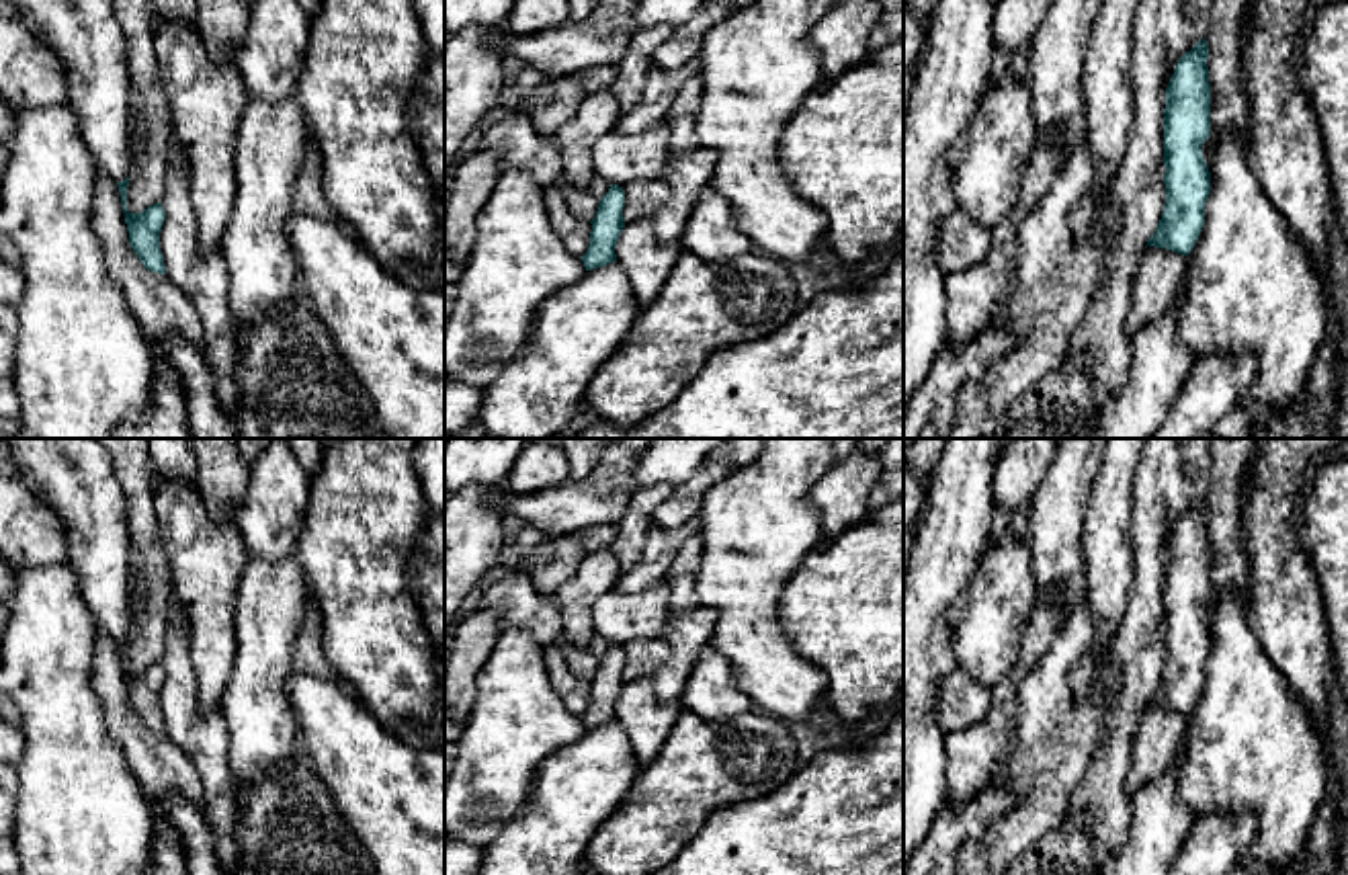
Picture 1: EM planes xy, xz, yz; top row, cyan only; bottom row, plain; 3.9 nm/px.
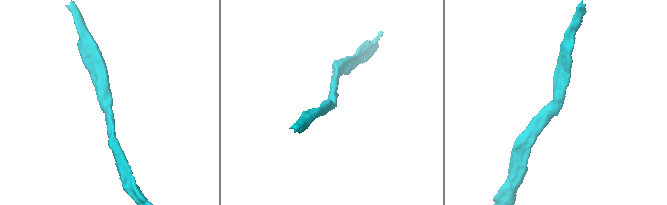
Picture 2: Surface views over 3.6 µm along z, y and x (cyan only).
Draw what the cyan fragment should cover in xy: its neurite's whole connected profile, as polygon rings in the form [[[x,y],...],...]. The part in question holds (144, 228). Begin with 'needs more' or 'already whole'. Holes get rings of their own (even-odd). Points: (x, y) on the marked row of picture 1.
already whole; [[[129,176],[123,182],[117,182],[117,186],[121,193],[125,223],[129,232],[129,244],[133,252],[137,254],[137,258],[148,270],[166,275],[164,256],[160,250],[160,232],[166,219],[166,211],[162,203],[150,205],[141,213],[131,213],[127,209]]]

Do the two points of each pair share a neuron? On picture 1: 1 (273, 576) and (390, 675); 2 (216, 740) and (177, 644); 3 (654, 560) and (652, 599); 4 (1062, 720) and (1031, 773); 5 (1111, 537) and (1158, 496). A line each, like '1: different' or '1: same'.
1: different
2: same
3: different
4: same
5: different

